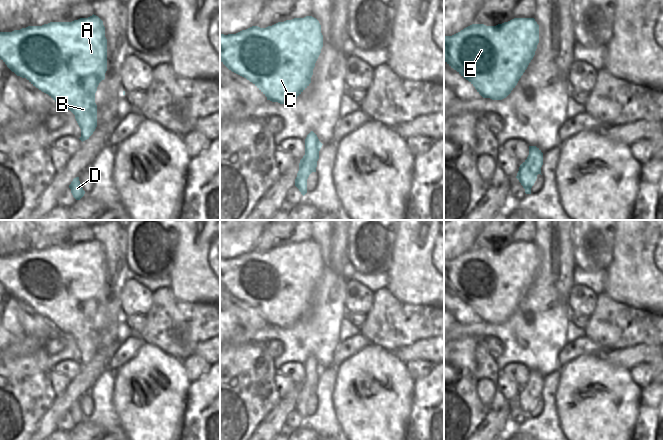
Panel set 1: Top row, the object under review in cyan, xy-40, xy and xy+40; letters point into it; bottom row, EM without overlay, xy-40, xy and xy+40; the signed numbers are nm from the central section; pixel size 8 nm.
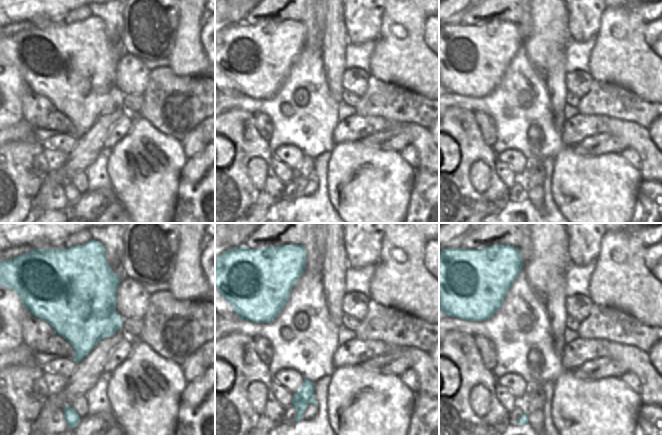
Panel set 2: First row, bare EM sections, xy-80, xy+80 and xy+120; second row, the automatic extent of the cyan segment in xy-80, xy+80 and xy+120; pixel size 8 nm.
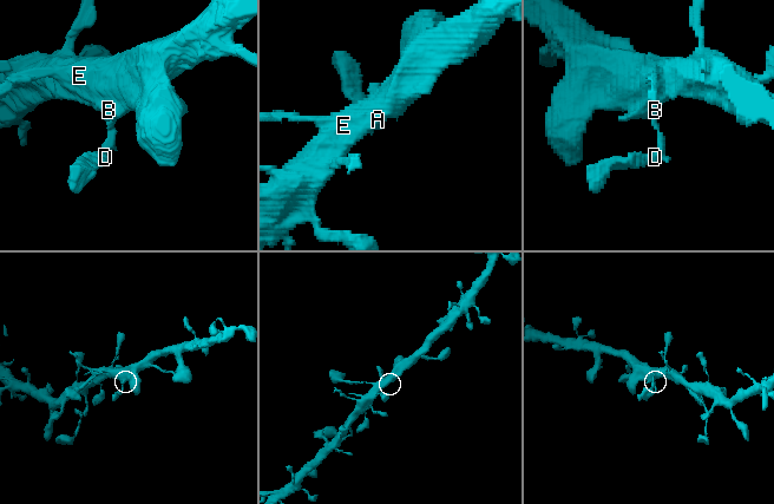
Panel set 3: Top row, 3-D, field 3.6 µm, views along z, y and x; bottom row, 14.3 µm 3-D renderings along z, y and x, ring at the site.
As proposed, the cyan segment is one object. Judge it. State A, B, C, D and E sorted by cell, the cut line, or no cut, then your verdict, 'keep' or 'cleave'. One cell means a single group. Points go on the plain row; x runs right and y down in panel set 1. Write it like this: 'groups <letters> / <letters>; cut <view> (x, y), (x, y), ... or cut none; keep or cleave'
groups A B C E / D; cut xy-40 (88, 361), (81, 364); cleave

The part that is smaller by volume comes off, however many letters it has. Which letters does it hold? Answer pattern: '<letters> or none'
D

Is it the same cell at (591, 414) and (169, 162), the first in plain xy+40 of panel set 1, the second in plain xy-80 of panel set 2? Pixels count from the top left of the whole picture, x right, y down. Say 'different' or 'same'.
same

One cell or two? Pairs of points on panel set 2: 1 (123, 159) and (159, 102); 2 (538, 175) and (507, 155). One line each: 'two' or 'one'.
1: two
2: two

